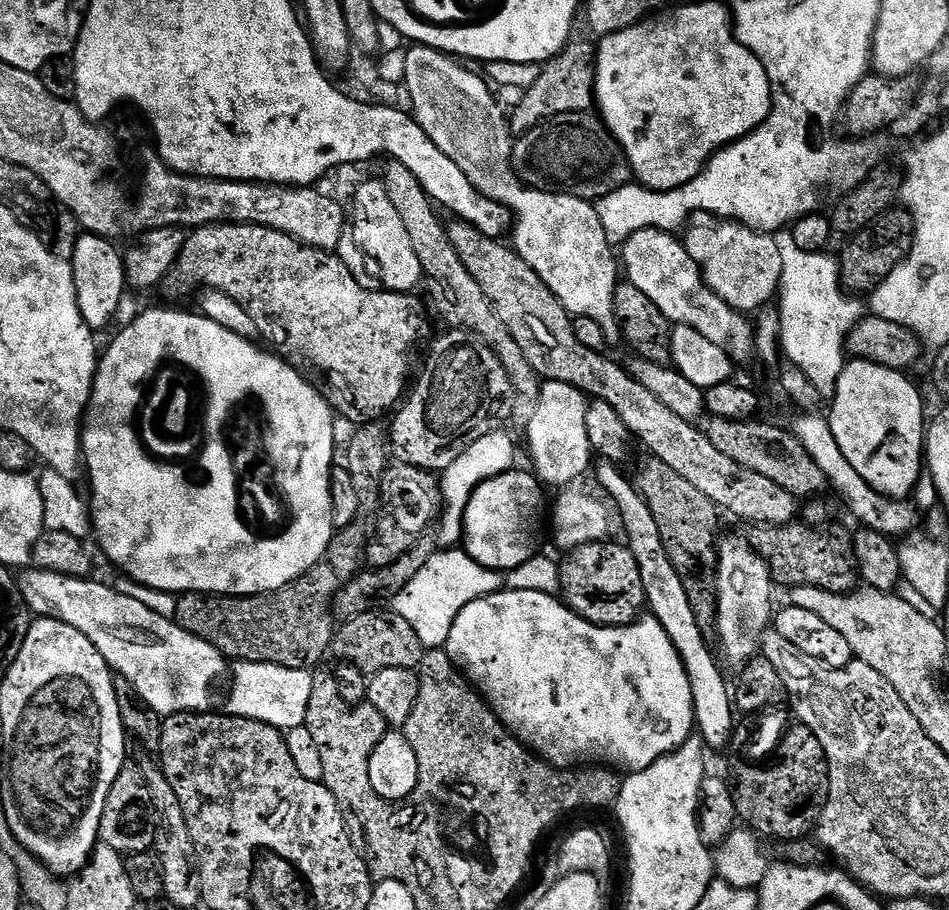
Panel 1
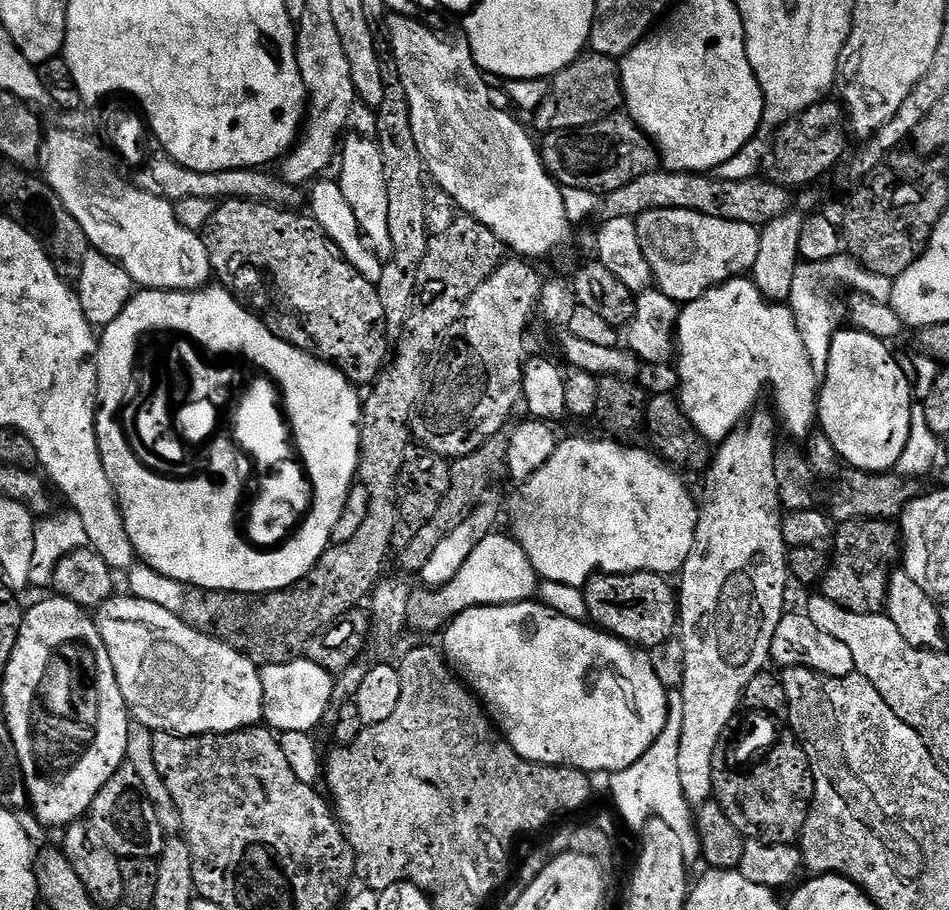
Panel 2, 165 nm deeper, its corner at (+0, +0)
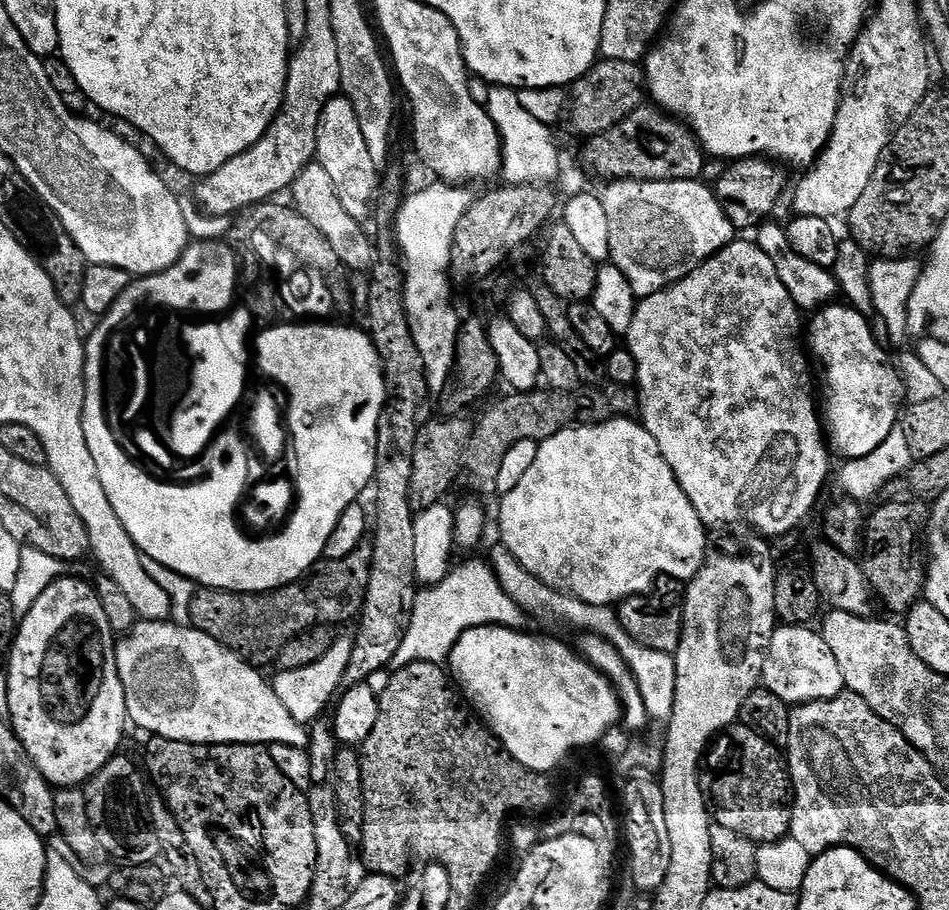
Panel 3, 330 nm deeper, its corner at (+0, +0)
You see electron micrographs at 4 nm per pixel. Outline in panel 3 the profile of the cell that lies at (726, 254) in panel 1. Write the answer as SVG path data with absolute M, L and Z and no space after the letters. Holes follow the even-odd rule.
M703 179L613 180L602 192L600 201L606 209L606 222L610 225L610 260L618 266L618 270L622 270L637 297L643 298L677 284L698 270L702 262L737 239L738 232L731 220L733 217L718 202L715 191L704 183Z

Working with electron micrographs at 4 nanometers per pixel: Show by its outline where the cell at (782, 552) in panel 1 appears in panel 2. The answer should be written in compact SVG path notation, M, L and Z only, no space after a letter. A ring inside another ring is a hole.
M843 521L834 532L834 551L824 573L822 594L854 614L883 613L884 599L888 597L888 577L894 571L895 560L897 563L898 532L889 521Z

